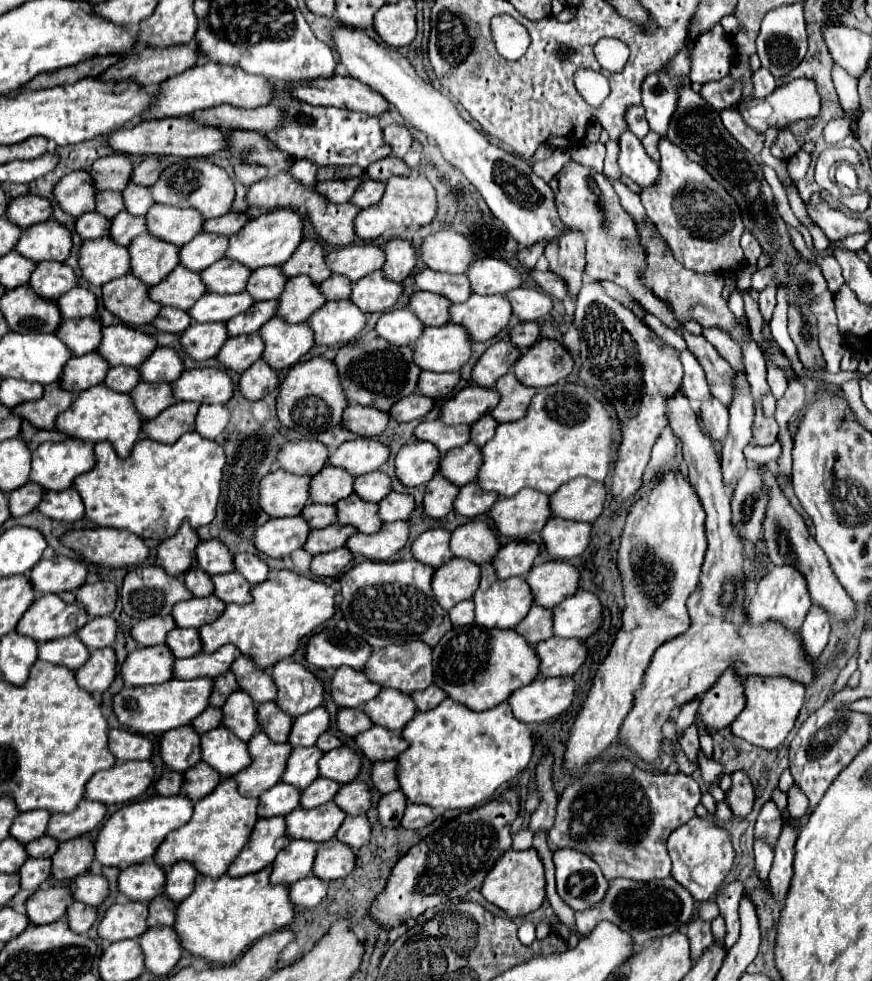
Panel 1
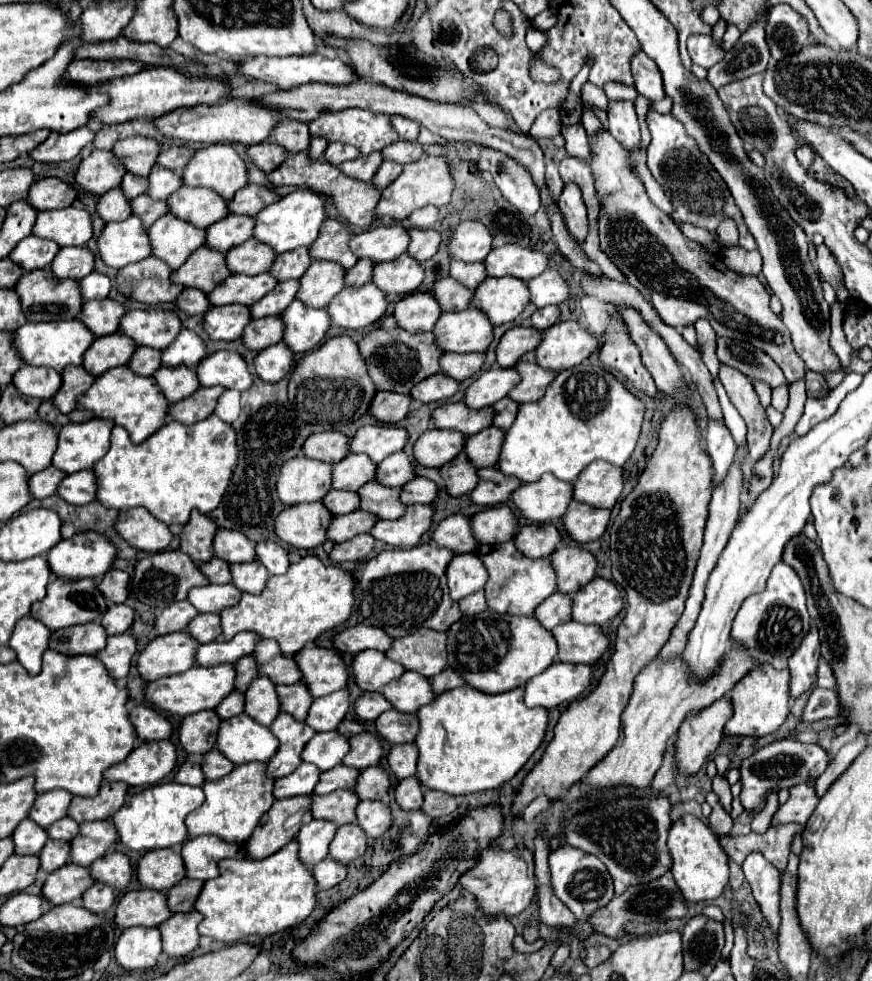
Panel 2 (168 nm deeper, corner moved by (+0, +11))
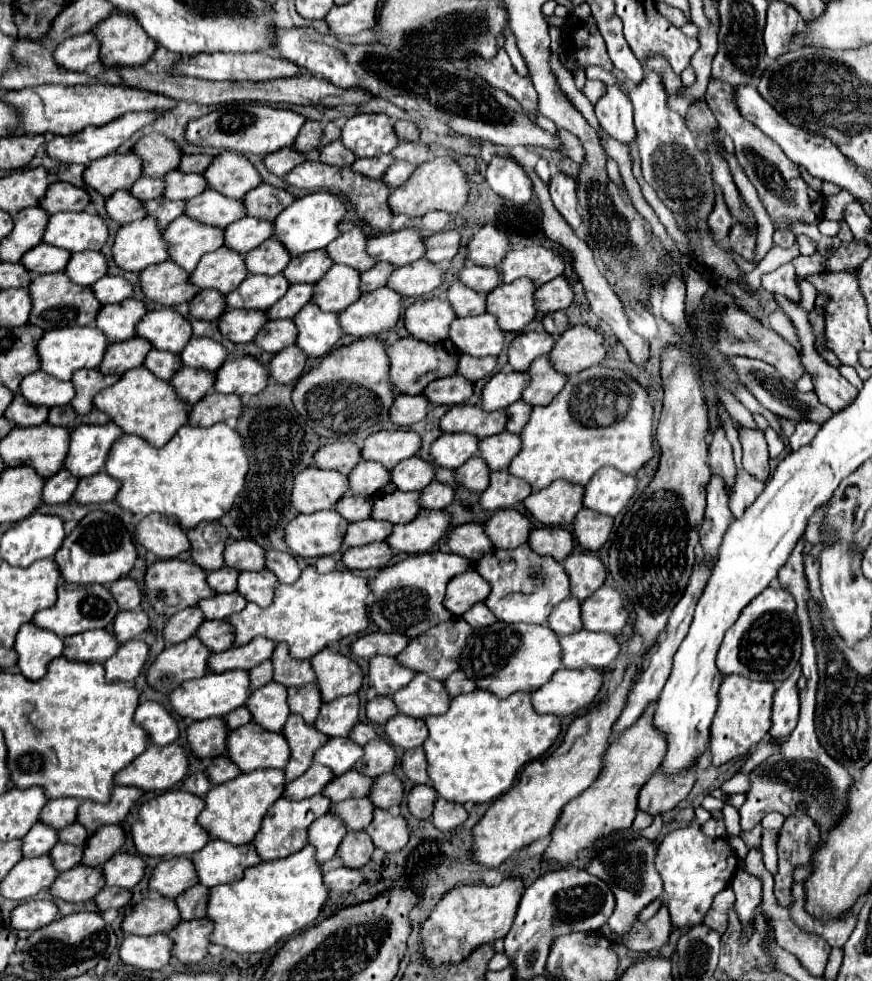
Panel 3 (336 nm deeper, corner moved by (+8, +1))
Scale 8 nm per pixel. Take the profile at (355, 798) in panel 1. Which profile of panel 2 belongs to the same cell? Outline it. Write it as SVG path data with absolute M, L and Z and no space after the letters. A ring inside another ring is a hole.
M368 767L360 773L356 795L360 795L360 799L384 799L390 791L390 785L390 775L382 767Z

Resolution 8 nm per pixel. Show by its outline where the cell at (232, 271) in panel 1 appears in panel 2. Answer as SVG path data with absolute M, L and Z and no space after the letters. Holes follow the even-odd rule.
M248 239L240 243L238 247L230 249L226 253L228 267L232 273L244 273L244 275L258 275L272 267L276 259L276 251L256 239Z

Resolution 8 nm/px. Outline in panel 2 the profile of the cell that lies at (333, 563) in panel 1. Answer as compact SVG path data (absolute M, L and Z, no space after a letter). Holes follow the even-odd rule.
M356 535L354 539L350 541L344 541L344 543L336 543L332 553L330 553L330 559L334 563L358 563L358 561L364 561L368 559L368 555L372 553L376 545L376 539L372 535Z

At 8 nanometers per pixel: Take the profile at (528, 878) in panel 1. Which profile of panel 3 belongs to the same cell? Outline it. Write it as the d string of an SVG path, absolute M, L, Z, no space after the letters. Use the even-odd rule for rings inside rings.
M506 877L500 885L488 887L484 883L464 885L462 889L450 889L436 909L430 913L430 919L422 927L422 951L434 963L458 963L472 949L482 943L494 943L512 927L520 897L524 891L524 883L518 877Z

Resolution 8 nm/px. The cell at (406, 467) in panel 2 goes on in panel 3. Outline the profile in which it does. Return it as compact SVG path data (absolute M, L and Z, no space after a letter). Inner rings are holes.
M410 457L400 461L400 465L396 465L392 469L392 481L396 485L396 489L404 489L404 491L420 491L424 489L424 485L432 483L434 479L434 467L432 463L426 463L418 457Z

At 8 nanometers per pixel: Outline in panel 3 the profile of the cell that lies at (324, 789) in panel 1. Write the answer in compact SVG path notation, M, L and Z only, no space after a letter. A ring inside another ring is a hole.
M350 769L348 773L342 773L338 777L334 777L326 789L324 789L324 797L328 797L332 803L350 799L350 797L366 797L370 791L372 779L364 777L360 773L356 773L354 769Z

